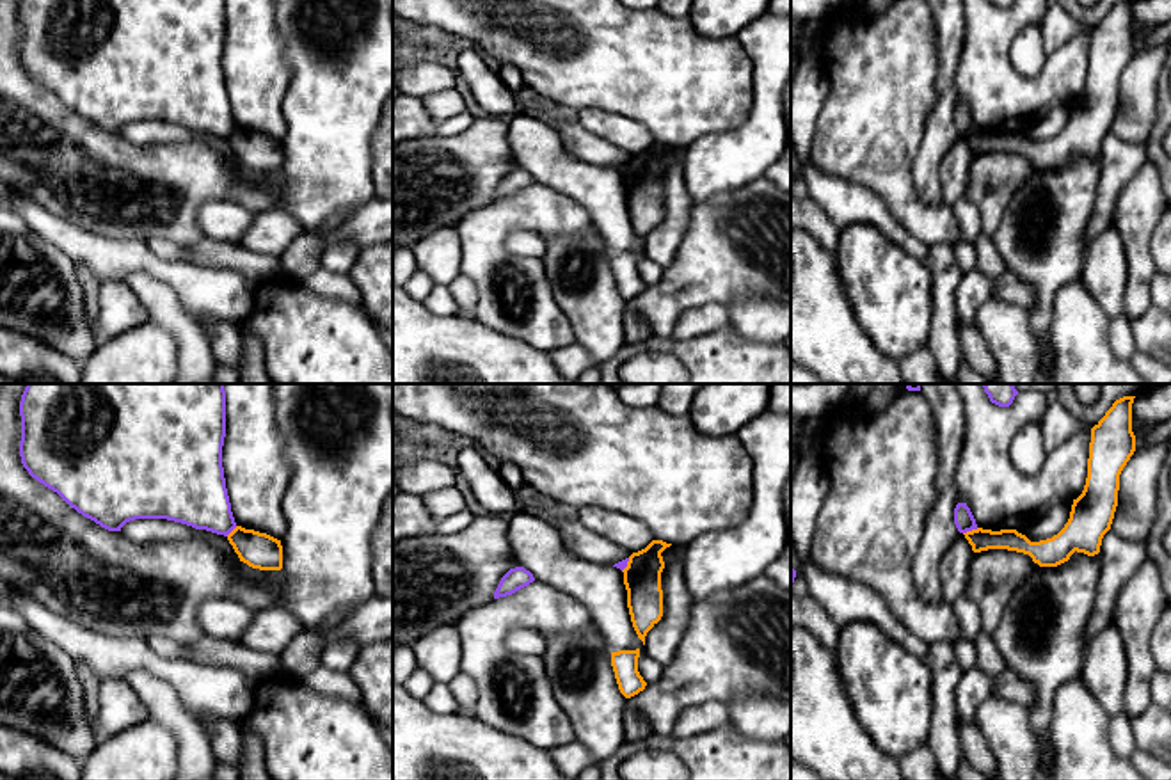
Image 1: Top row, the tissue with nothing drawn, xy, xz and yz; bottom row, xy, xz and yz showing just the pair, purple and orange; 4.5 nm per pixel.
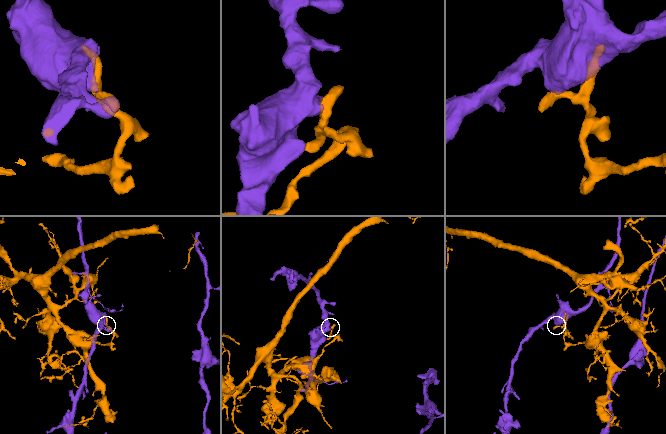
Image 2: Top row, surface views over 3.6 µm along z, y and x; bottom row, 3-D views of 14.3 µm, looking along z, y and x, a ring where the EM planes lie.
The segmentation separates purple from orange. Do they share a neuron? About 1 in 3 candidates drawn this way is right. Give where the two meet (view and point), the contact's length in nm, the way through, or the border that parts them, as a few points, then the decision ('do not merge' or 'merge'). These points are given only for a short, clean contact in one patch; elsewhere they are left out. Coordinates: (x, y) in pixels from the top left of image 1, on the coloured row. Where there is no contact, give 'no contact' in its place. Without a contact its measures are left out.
meets purple in yz at (971, 530); contact 80 nm long; do not merge

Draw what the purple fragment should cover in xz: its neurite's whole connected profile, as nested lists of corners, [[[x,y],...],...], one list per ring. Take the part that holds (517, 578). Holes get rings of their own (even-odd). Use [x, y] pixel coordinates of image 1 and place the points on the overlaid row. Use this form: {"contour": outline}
{"contour": [[[524,567],[510,569],[499,581],[494,599],[506,597],[533,583],[535,577]]]}

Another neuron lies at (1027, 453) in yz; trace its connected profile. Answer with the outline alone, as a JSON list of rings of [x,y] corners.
[[[1043,419],[1022,426],[1011,439],[1009,457],[1013,466],[1031,476],[1038,473],[1047,462],[1047,451],[1041,434]]]

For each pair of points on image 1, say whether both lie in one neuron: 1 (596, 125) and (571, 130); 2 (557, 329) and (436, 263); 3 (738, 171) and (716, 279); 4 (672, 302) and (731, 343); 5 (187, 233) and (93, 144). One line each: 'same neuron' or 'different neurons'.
1: different neurons
2: different neurons
3: different neurons
4: different neurons
5: same neuron

